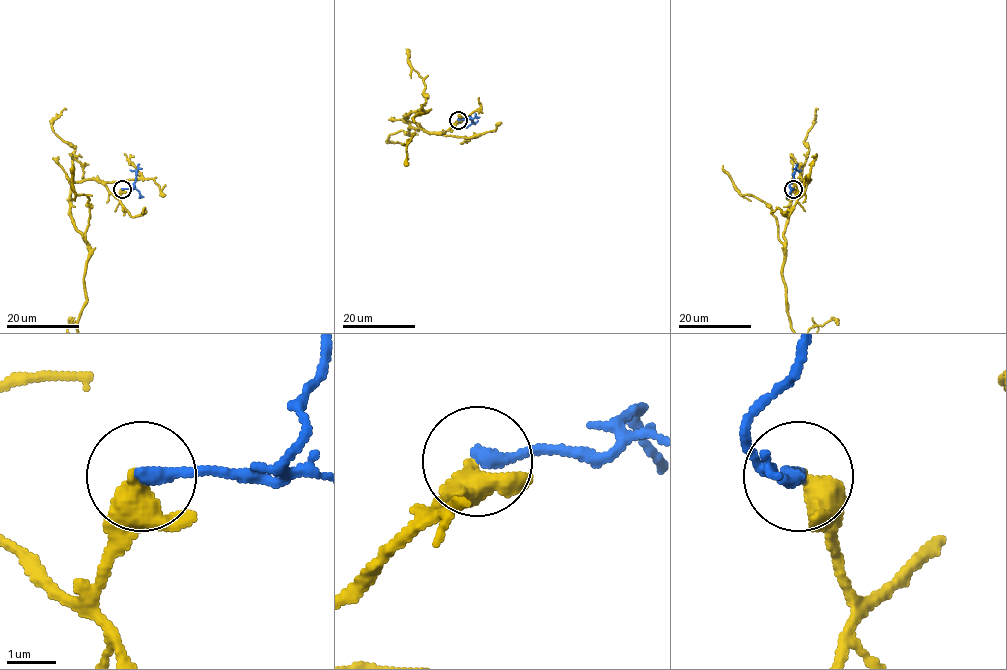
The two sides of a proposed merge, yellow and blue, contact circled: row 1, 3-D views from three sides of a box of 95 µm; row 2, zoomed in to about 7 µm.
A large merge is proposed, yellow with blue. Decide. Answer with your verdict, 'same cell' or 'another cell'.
another cell

